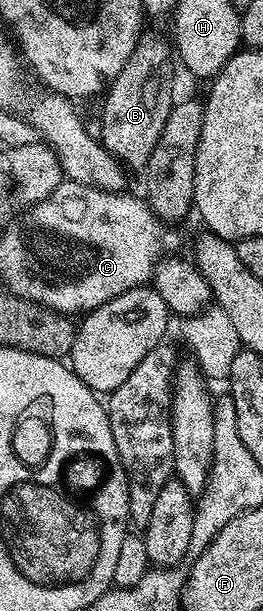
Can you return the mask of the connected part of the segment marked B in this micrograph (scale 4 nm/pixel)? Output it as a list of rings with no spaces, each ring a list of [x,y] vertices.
[[[142,29],[139,40],[135,44],[135,52],[131,52],[127,64],[123,64],[123,72],[113,78],[108,90],[104,91],[105,103],[101,106],[101,134],[99,140],[116,158],[129,168],[144,168],[151,156],[155,144],[159,144],[159,136],[163,132],[163,124],[167,124],[167,116],[175,101],[173,95],[173,66],[175,50],[170,39],[165,38],[157,30]]]

